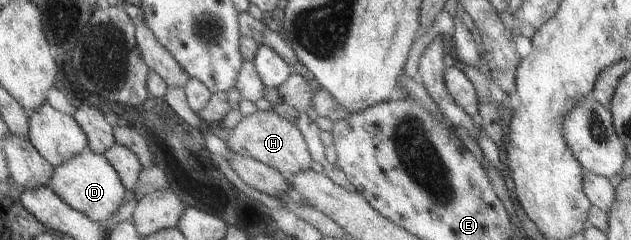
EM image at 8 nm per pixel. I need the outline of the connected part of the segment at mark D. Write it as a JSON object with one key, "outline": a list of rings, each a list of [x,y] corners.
{"outline":[[[86,147],[79,155],[59,164],[51,174],[48,186],[70,208],[85,214],[90,220],[106,222],[117,212],[124,200],[126,188],[114,167],[103,154],[96,154]]]}

